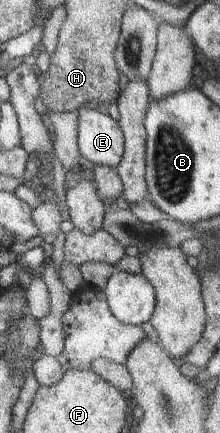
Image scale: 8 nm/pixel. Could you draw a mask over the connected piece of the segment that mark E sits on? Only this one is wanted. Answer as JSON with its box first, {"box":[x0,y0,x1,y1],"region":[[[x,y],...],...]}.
{"box":[78,109,124,170],"region":[[[78,109],[78,149],[80,155],[97,166],[114,170],[124,154],[124,135],[118,121],[104,109]]]}

